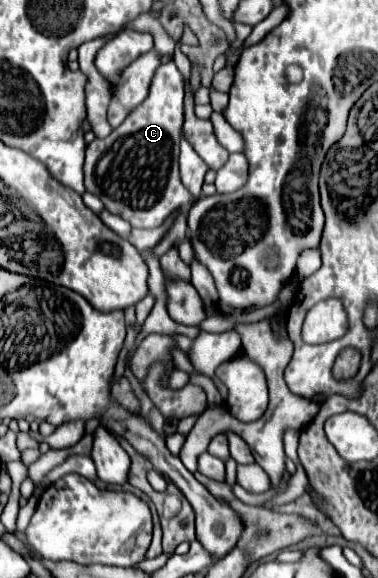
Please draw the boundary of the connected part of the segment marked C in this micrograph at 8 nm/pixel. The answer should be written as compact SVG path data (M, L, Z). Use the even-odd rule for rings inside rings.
M175 62L161 64L151 80L151 88L144 102L115 128L107 138L95 138L87 146L85 154L85 188L95 194L109 212L127 220L133 228L157 228L167 216L179 210L183 204L193 204L195 198L189 196L187 188L181 184L179 176L179 142L183 130L183 76Z

